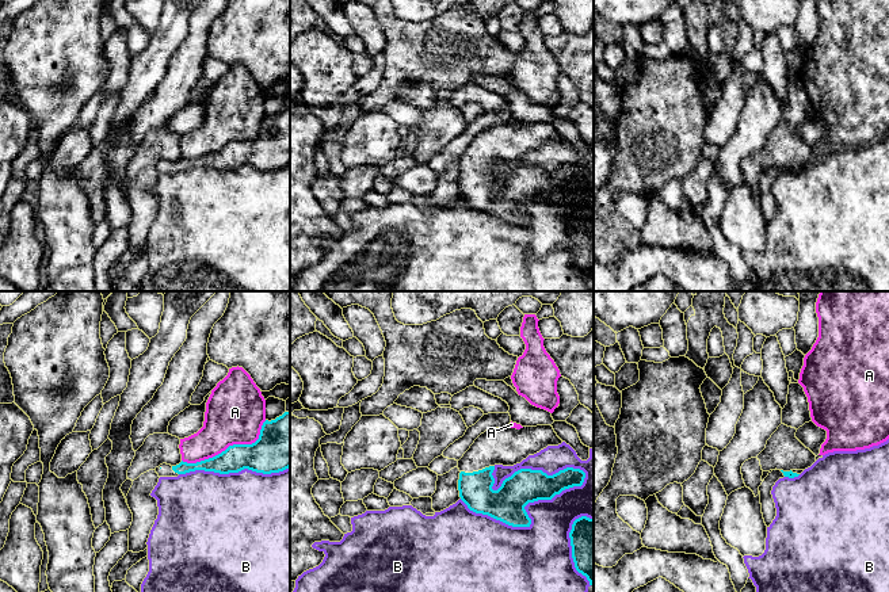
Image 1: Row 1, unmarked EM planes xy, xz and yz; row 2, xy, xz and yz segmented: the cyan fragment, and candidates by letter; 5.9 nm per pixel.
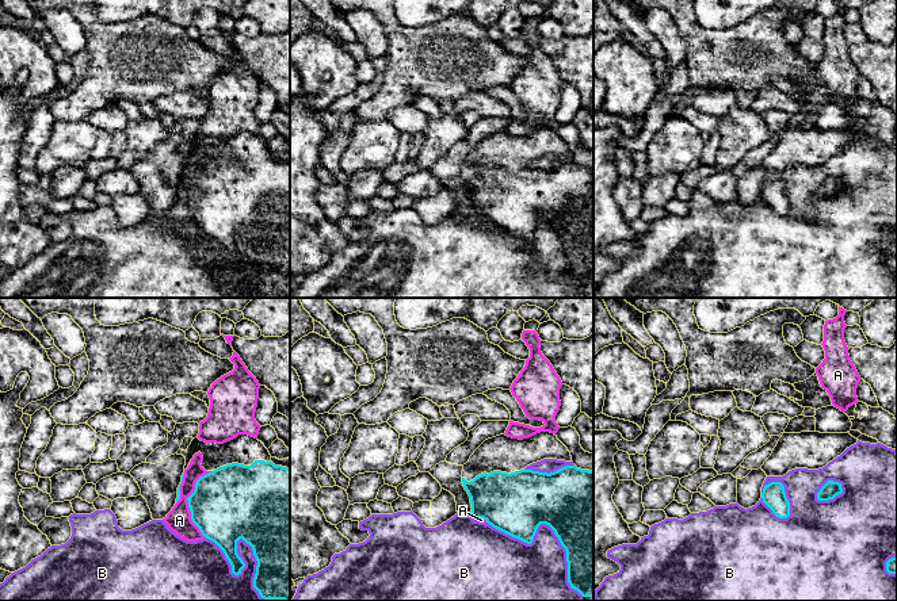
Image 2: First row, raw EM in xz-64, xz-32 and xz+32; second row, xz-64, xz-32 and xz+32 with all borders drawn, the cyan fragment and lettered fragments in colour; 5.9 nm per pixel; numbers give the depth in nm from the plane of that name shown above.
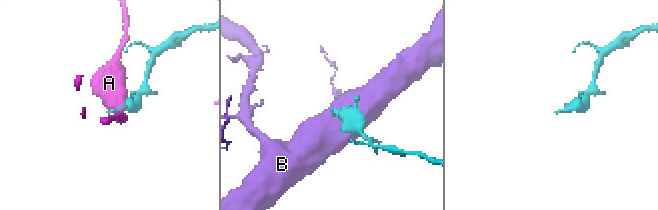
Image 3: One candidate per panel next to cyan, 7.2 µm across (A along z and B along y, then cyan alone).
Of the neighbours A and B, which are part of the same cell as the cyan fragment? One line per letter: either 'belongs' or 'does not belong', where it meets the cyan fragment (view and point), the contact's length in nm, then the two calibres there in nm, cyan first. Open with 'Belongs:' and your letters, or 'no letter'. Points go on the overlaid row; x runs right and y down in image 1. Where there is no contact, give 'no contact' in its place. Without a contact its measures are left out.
Belongs: no letter
A: does not belong; contact xy (229, 446); length 550 nm; calibres 220 and 360 nm
B: does not belong; contact xz (527, 516); length 750 nm; calibres 220 and 380 nm

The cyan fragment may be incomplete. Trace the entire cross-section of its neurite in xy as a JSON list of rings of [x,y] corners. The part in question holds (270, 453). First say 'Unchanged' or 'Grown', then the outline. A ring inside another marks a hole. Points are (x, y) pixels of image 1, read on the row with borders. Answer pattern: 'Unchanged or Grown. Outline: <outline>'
Grown. Outline: [[[290,412],[275,420],[266,420],[259,439],[252,444],[233,444],[221,454],[197,462],[180,462],[176,466],[167,463],[156,467],[159,477],[178,477],[195,470],[220,474],[239,473],[244,469],[271,474],[290,467]]]

